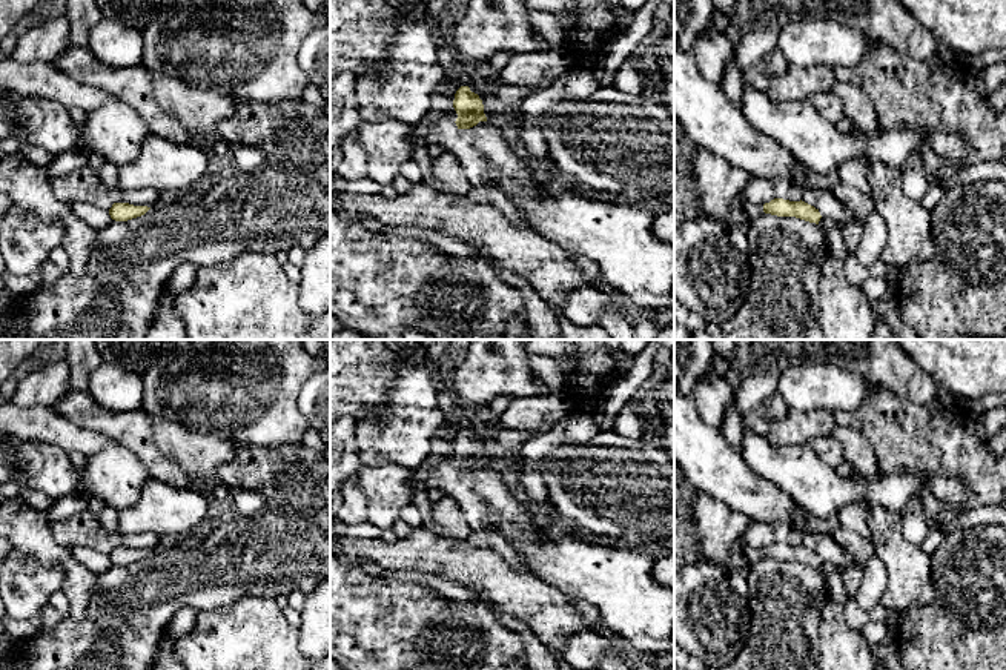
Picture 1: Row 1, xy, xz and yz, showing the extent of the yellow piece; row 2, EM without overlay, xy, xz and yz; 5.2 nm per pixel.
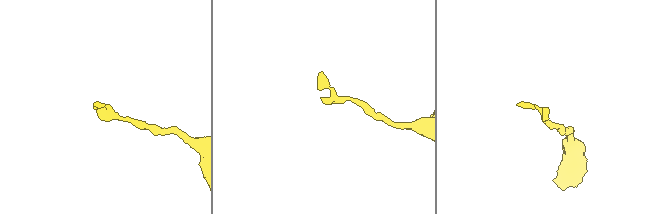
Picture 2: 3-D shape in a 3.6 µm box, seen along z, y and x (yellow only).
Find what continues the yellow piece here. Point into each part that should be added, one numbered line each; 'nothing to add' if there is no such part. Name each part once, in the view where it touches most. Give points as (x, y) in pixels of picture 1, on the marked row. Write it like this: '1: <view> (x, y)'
nothing to add

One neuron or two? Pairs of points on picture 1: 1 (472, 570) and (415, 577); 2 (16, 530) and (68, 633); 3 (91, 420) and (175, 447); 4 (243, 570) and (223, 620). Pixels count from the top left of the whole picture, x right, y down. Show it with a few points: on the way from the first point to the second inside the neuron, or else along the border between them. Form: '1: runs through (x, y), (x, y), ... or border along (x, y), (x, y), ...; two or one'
1: border along (398, 570), (429, 572), (467, 589); two
2: border along (94, 590), (86, 615), (76, 623); two
3: border along (148, 415), (155, 444), (180, 467); two
4: border along (264, 597), (240, 597), (226, 606), (200, 612); two

